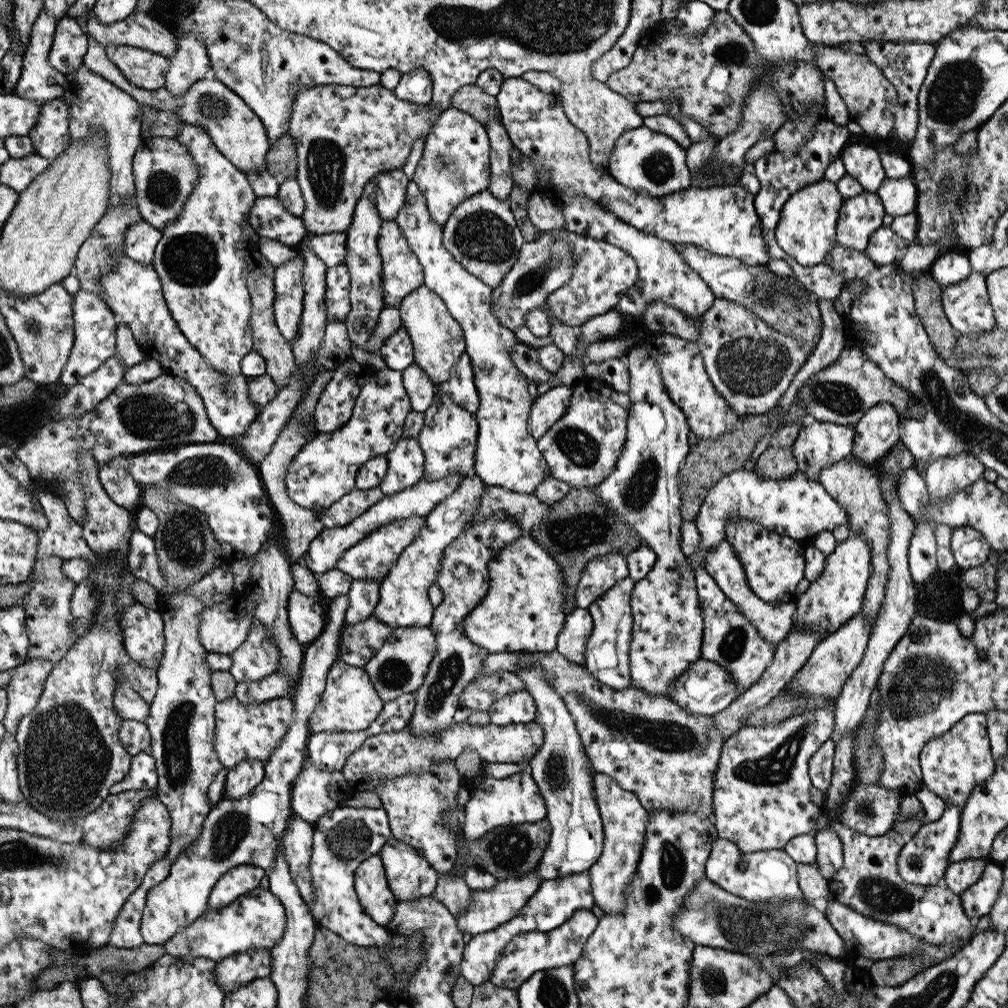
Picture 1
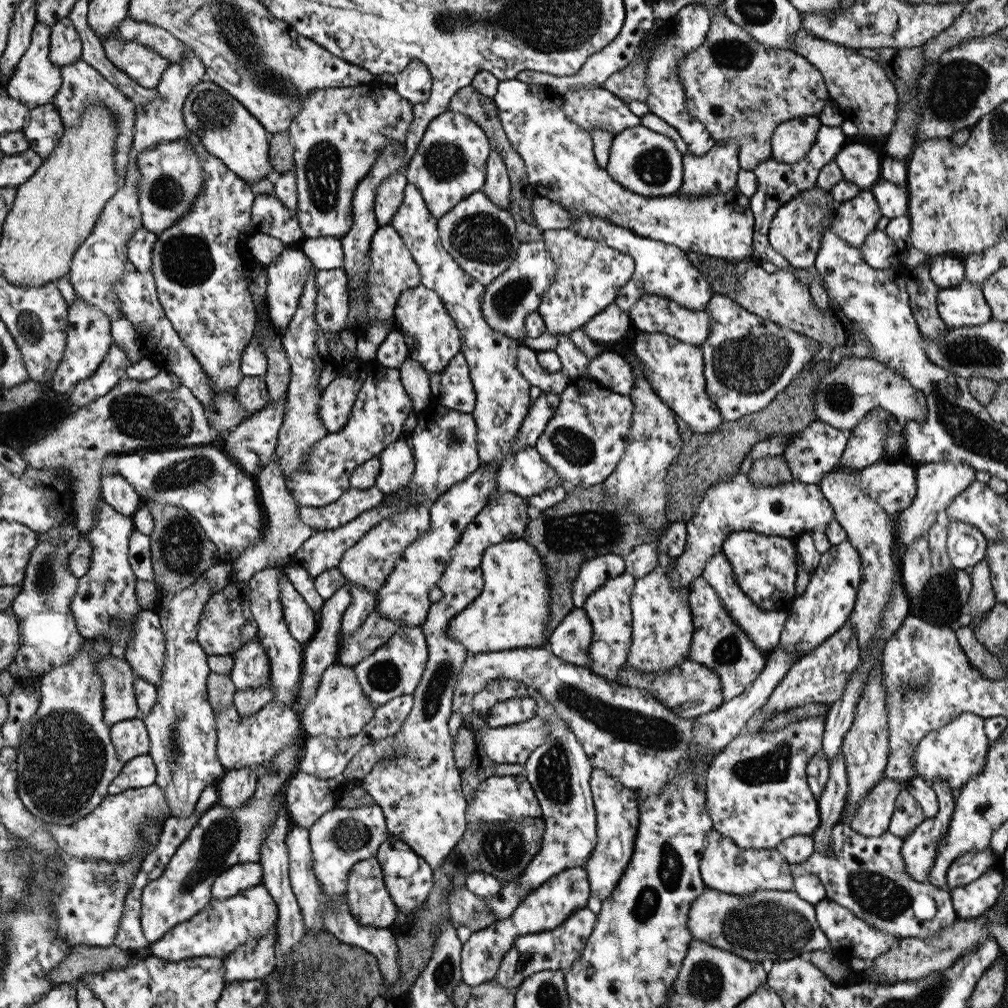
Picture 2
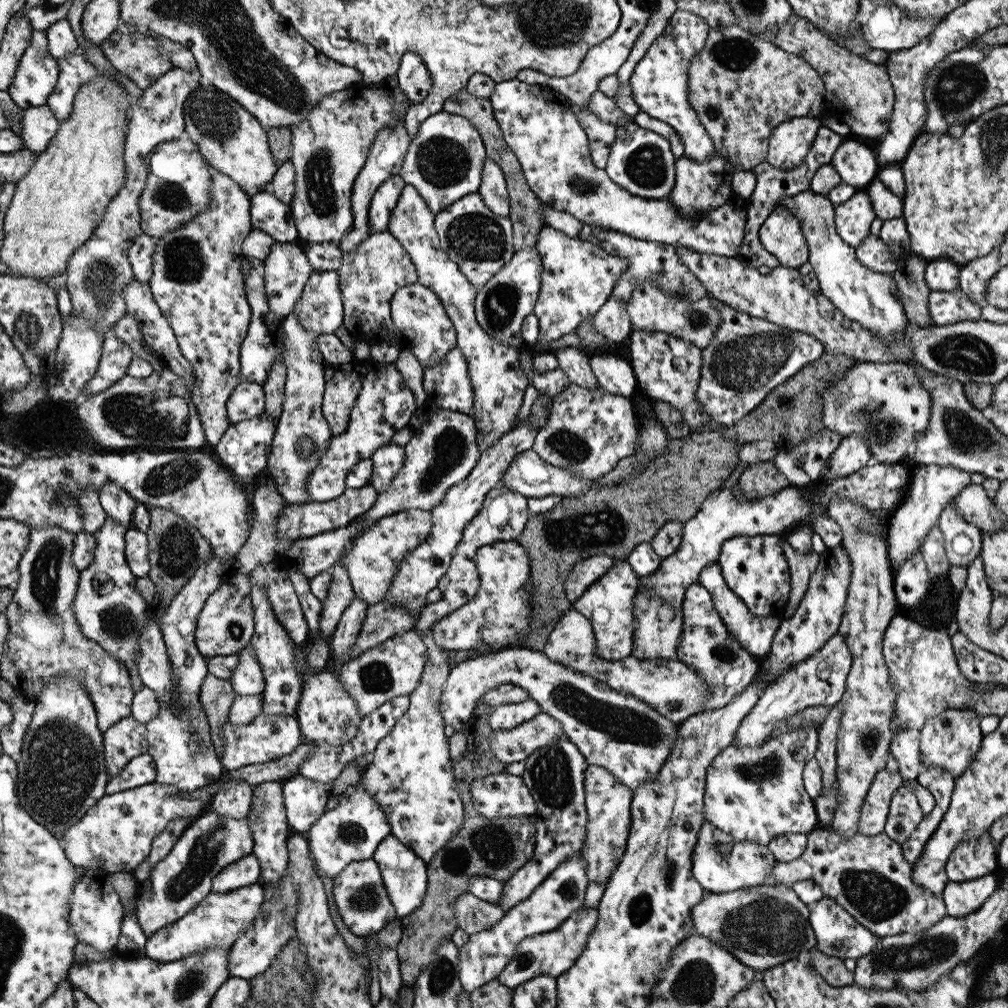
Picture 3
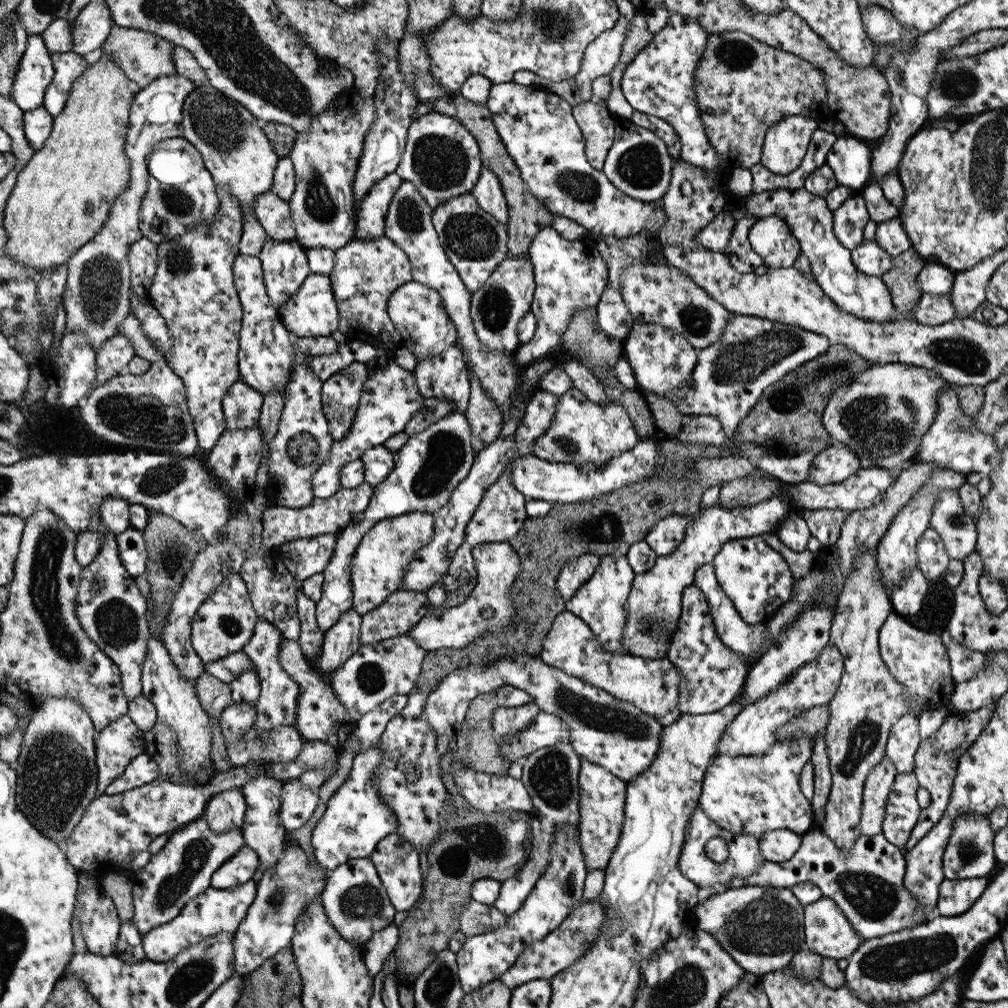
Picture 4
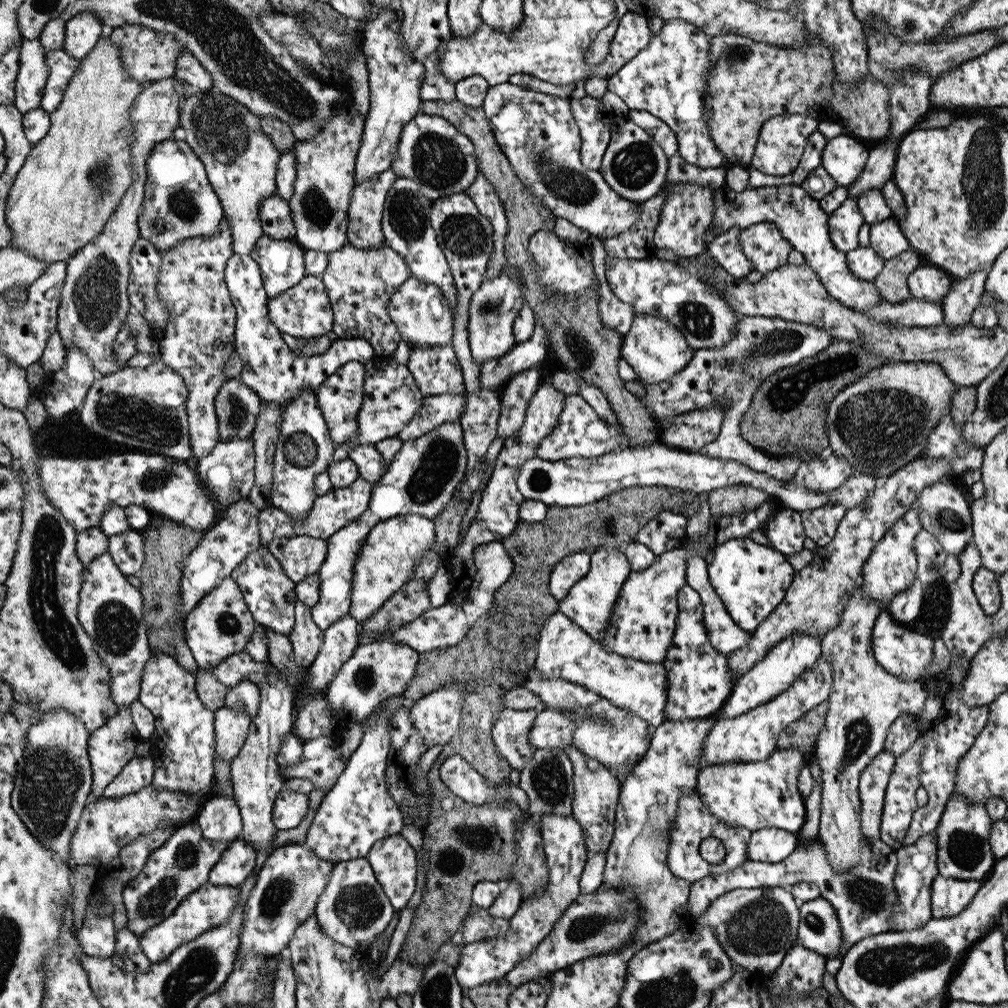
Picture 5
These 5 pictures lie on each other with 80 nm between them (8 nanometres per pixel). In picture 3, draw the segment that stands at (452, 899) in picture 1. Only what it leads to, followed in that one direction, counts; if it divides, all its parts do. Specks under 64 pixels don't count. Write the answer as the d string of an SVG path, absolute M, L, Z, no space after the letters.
M469 891L459 896L455 904L458 926L469 935L492 928L505 913L498 904L486 902Z

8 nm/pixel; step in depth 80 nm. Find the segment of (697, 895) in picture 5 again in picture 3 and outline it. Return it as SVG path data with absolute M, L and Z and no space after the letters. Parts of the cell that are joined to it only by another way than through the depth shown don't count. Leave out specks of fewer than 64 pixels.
M816 828L812 832L807 834L807 845L806 850L798 857L796 860L783 863L777 862L774 863L772 867L771 873L769 876L773 876L773 880L778 882L778 884L791 885L800 880L812 880L814 881L823 892L824 897L831 898L833 901L836 901L848 914L851 914L864 928L867 928L870 932L873 932L876 936L888 936L895 934L902 934L905 932L909 933L917 933L927 929L929 926L936 924L940 919L944 918L946 914L946 907L943 903L943 898L941 894L931 894L929 890L925 890L923 886L919 884L914 884L911 872L912 872L911 864L907 861L907 858L904 856L902 852L901 844L898 844L895 840L892 840L885 832L877 834L876 836L868 836L860 833L856 833L854 836L850 838L844 838L840 836L837 832L834 832L830 828Z

